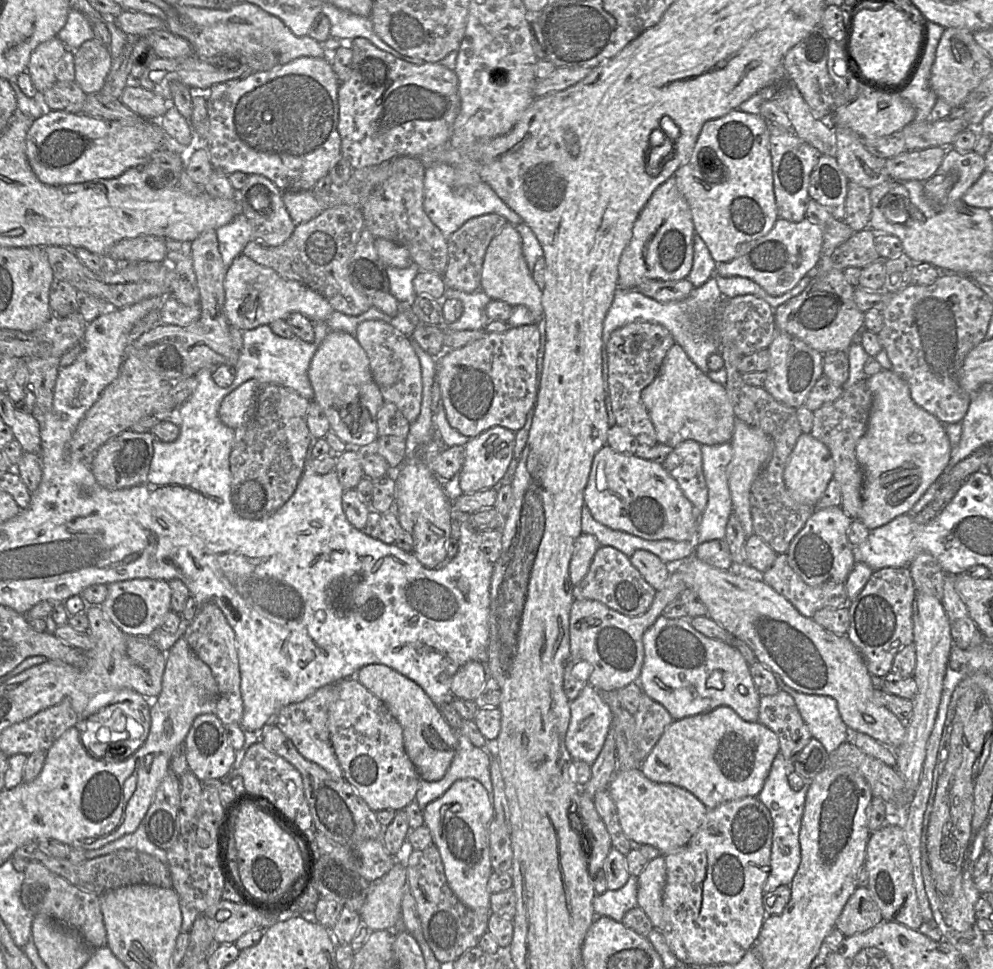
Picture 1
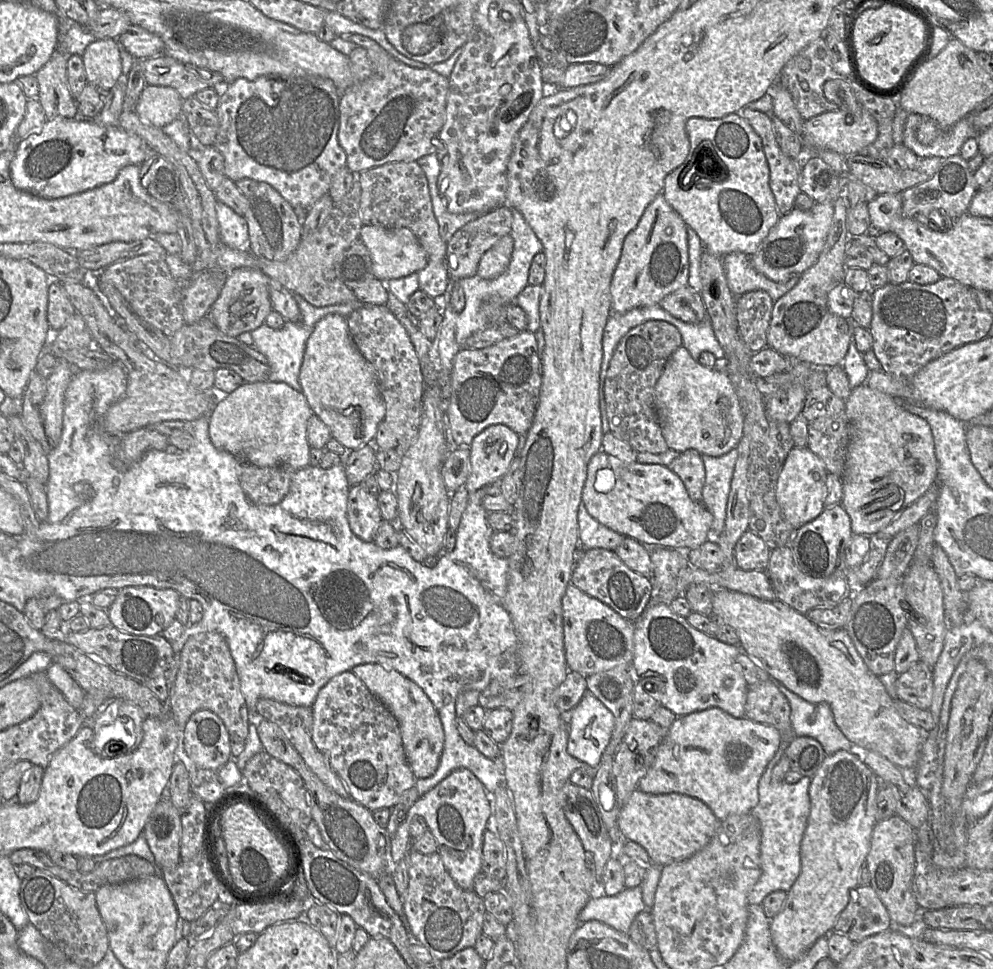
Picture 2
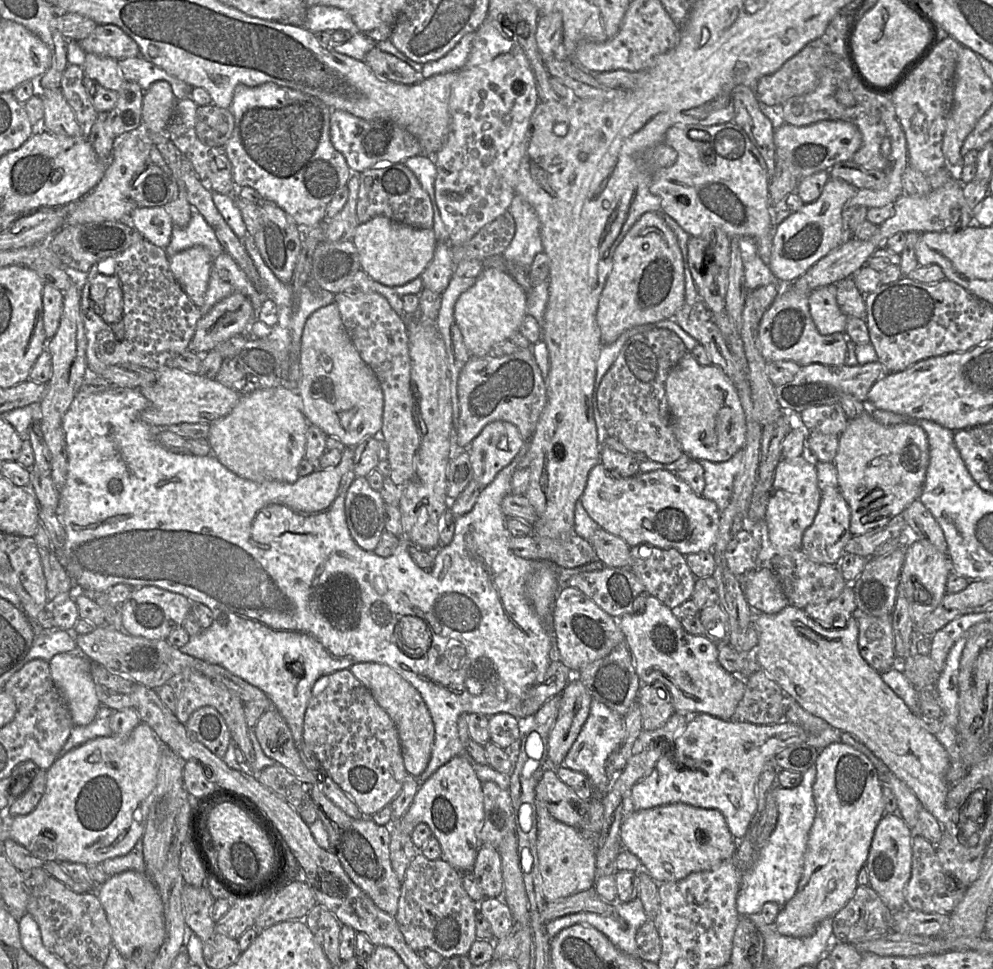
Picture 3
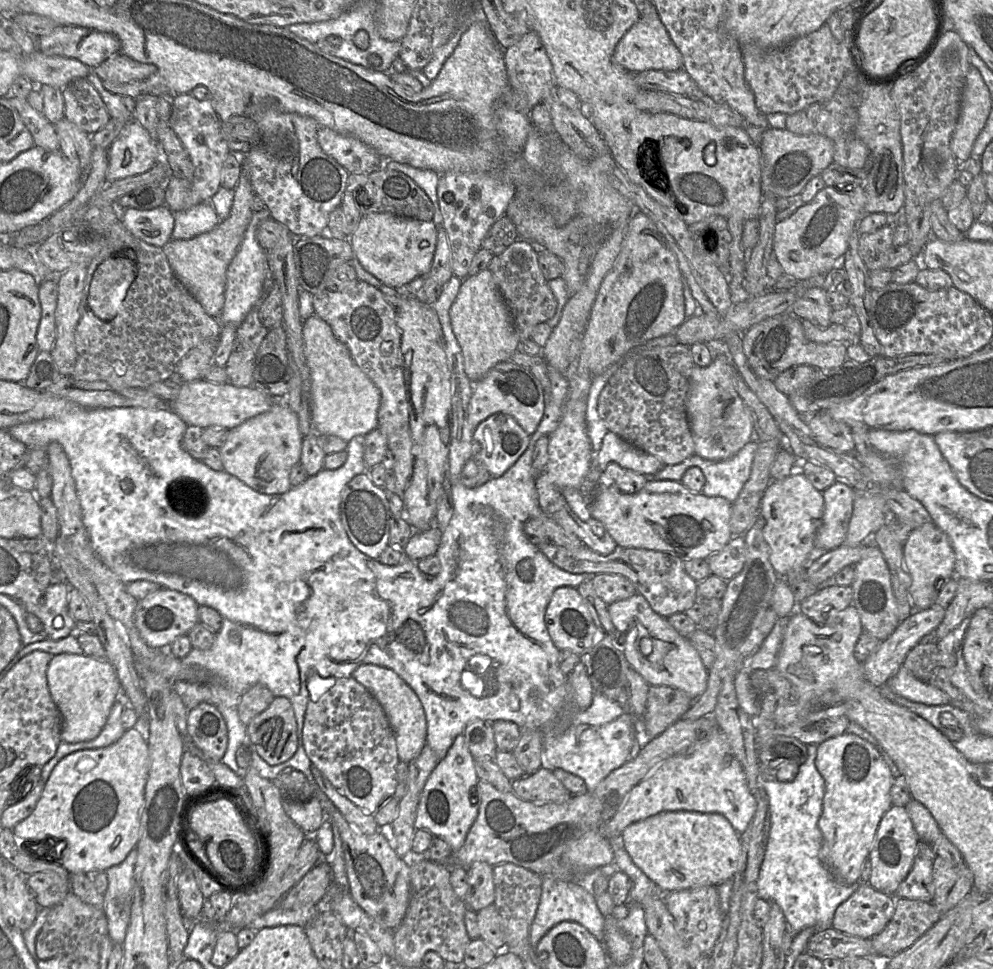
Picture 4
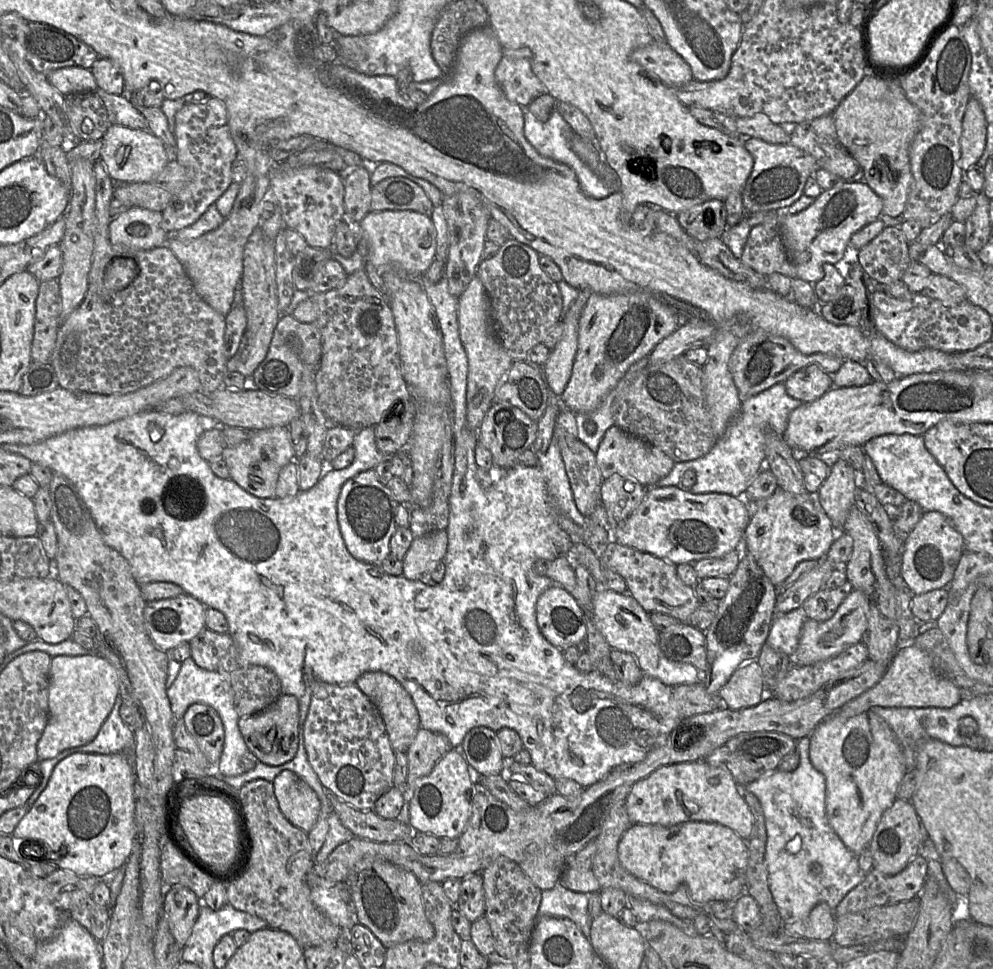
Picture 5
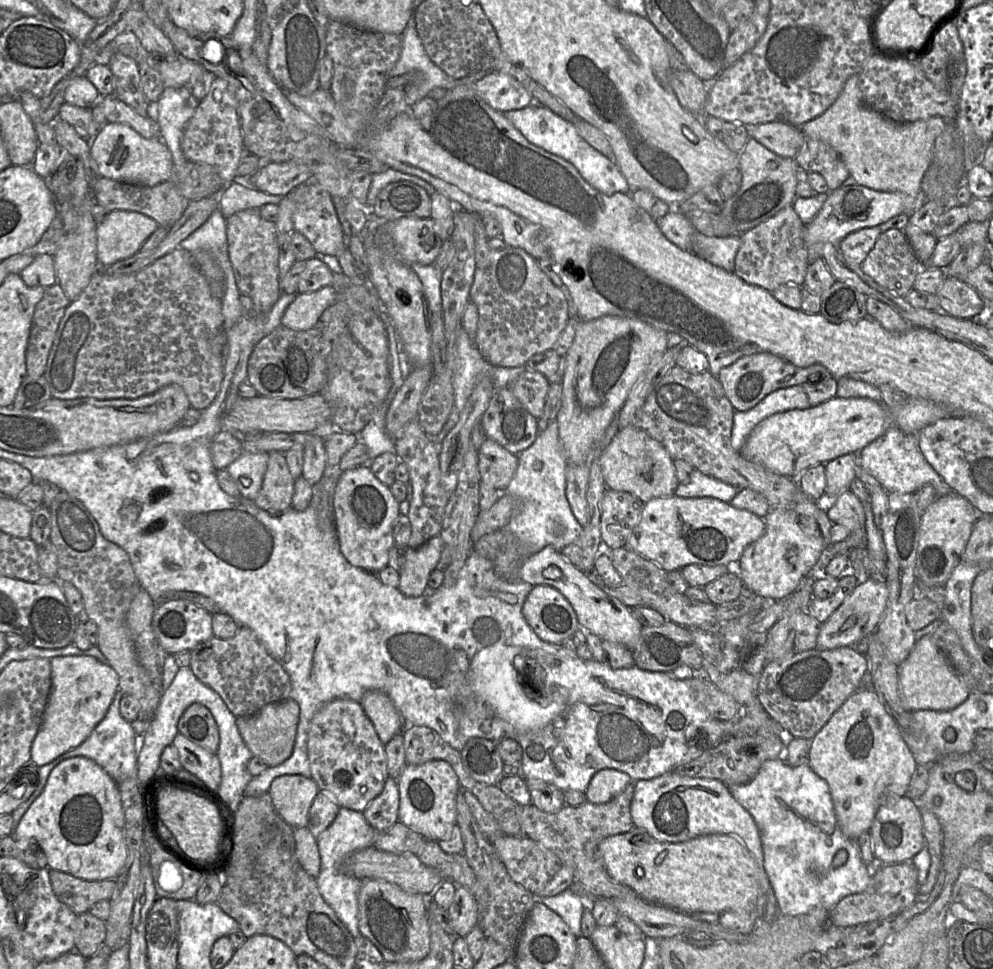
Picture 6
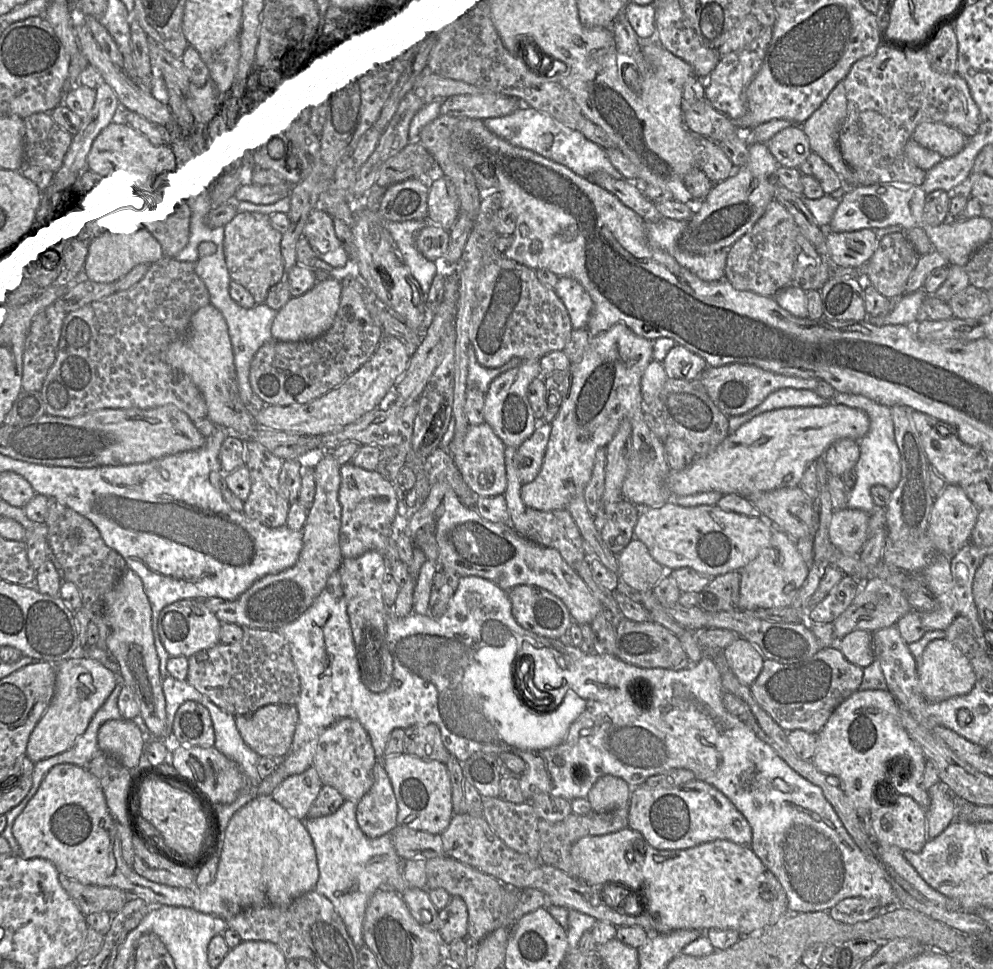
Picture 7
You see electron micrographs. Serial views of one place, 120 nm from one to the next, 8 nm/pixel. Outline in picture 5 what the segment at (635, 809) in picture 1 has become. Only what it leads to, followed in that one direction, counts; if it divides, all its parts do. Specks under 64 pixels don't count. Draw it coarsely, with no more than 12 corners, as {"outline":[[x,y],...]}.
{"outline":[[634,824],[618,858],[695,904],[747,893],[748,849],[731,829]]}

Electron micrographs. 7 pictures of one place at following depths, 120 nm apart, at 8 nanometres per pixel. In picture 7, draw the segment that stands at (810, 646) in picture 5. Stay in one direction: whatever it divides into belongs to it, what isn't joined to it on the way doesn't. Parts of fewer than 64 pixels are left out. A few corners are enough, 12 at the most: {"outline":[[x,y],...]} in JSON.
{"outline":[[876,576],[833,622],[836,641],[896,625],[913,608]]}

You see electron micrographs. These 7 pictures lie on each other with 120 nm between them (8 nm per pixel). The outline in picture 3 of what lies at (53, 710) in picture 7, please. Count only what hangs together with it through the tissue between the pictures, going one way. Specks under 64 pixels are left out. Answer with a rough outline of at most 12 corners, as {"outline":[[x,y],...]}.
{"outline":[[77,651],[49,661],[75,726],[101,706],[89,658]]}

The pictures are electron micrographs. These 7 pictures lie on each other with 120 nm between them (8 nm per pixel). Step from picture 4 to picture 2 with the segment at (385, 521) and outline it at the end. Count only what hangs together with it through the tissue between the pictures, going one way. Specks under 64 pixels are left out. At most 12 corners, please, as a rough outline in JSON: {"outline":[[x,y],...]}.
{"outline":[[350,487],[347,516],[352,532],[374,540],[382,516],[377,495]]}

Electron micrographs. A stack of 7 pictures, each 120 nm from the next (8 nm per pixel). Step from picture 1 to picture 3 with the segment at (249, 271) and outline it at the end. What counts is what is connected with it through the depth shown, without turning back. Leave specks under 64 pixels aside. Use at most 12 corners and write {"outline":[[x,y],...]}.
{"outline":[[245,295],[198,321],[188,349],[204,355],[245,333],[257,313]]}

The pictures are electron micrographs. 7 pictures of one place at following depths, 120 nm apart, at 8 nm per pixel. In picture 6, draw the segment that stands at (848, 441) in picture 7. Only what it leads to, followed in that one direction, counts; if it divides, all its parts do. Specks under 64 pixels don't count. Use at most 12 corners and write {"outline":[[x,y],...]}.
{"outline":[[858,453],[825,464],[824,499],[850,489],[856,477]]}

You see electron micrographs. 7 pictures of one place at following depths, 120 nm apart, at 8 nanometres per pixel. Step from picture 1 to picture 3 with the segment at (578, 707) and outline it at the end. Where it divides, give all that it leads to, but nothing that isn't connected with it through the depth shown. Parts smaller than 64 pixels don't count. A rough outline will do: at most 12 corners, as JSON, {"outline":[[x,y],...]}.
{"outline":[[592,699],[563,766],[610,788],[606,760],[624,736],[624,717]]}

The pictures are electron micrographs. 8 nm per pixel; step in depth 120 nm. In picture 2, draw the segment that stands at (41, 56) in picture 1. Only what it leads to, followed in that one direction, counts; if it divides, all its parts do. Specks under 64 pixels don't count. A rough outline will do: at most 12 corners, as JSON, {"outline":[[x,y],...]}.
{"outline":[[58,46],[35,74],[46,120],[77,118],[67,84],[68,56]]}

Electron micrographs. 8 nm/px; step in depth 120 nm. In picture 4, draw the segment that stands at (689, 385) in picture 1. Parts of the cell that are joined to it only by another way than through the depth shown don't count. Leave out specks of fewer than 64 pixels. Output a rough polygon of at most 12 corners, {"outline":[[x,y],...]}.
{"outline":[[724,352],[694,365],[686,412],[695,454],[733,457],[753,436]]}

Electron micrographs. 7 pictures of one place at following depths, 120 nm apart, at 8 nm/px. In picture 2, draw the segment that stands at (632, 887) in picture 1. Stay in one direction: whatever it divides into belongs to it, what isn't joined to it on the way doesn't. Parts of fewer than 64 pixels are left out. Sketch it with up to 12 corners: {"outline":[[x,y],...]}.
{"outline":[[640,885],[593,896],[580,924],[597,920],[628,933],[645,909]]}

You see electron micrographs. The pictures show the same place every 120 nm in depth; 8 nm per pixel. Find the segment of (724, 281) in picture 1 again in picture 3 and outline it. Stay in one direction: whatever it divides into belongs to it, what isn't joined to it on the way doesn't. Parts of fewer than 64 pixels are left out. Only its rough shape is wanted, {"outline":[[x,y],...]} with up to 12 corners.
{"outline":[[740,237],[744,285],[753,291],[782,285],[758,255],[753,238]]}

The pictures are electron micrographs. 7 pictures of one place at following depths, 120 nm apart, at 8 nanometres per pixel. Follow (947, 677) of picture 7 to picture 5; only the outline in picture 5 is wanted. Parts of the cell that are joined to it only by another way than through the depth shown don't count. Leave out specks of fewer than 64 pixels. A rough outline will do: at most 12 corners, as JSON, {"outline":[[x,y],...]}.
{"outline":[[913,643],[831,717],[871,708],[952,708],[957,686]]}

